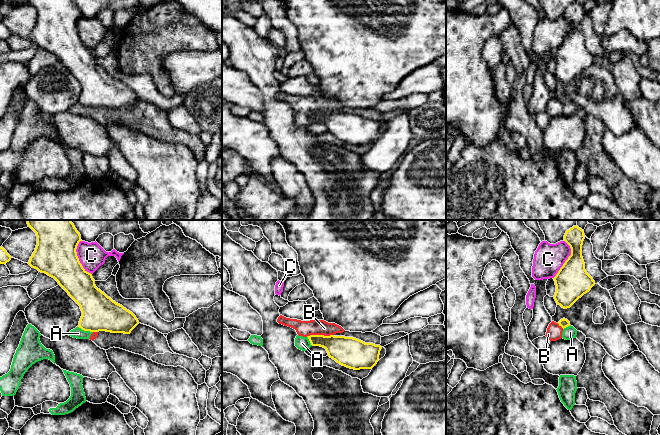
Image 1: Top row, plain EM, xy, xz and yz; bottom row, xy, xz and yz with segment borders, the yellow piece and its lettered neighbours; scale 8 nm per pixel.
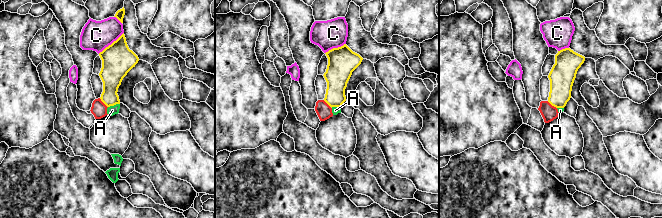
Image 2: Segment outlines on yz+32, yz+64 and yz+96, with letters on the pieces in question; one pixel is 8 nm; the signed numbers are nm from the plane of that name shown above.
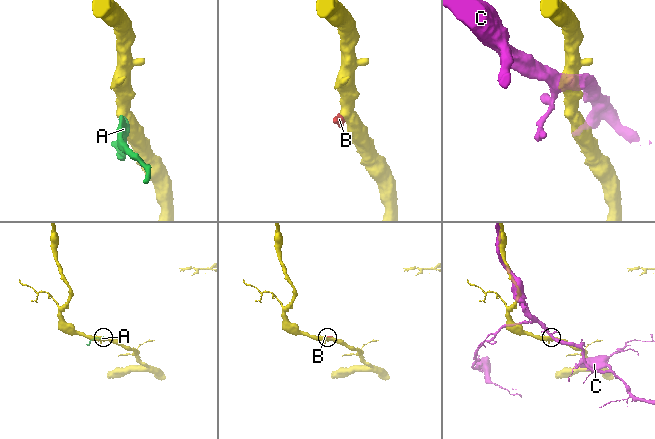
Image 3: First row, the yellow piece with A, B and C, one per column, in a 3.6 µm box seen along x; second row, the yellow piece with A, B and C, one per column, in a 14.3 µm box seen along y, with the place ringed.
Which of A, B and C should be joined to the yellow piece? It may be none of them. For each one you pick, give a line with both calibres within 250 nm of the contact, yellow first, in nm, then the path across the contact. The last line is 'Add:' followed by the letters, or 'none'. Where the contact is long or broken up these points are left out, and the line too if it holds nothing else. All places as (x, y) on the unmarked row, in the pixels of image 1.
Add: none

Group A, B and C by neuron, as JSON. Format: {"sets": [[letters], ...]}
{"sets": [["A", "B"], ["C"]]}

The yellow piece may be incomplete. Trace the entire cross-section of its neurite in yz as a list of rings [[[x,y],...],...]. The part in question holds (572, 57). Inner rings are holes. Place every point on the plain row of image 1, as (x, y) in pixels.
[[[577,1],[564,11],[564,17],[571,24],[571,31],[553,54],[556,61],[554,75],[564,85],[570,84],[595,61],[595,57],[585,46],[582,33],[584,15],[584,7]]]

